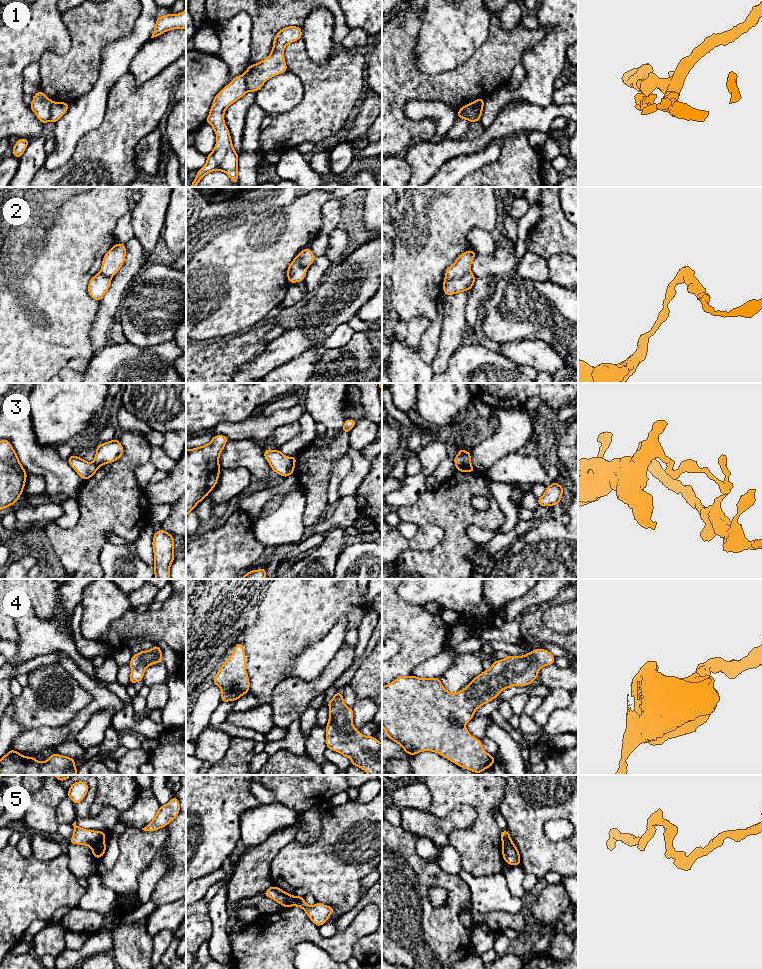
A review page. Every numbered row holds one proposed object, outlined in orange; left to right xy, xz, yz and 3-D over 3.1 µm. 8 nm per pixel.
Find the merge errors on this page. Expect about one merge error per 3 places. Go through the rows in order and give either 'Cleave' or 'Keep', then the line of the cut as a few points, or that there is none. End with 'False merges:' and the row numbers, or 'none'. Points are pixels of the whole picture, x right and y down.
1: Cleave. Split along xy (53, 102), (50, 108), (49, 120)
2: Cleave. Split along yz (470, 271), (458, 278), (445, 279)
3: Cleave. Split along yz (470, 463), (456, 467)
4: Keep. No split
5: Cleave. Split along xz (296, 896), (291, 897), (283, 906)
False merges: 1, 2, 3, 5

